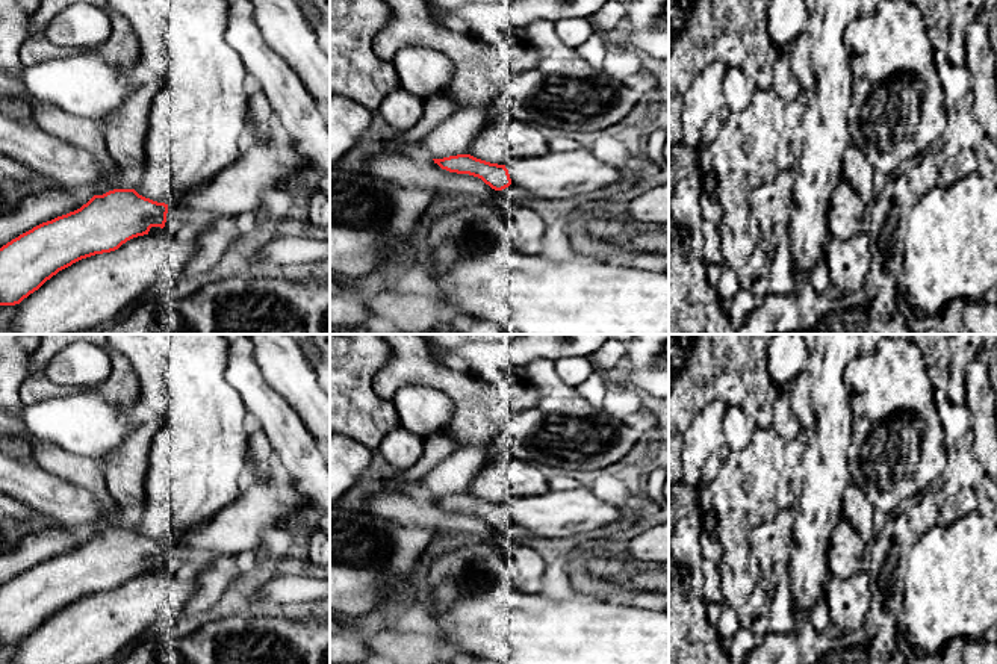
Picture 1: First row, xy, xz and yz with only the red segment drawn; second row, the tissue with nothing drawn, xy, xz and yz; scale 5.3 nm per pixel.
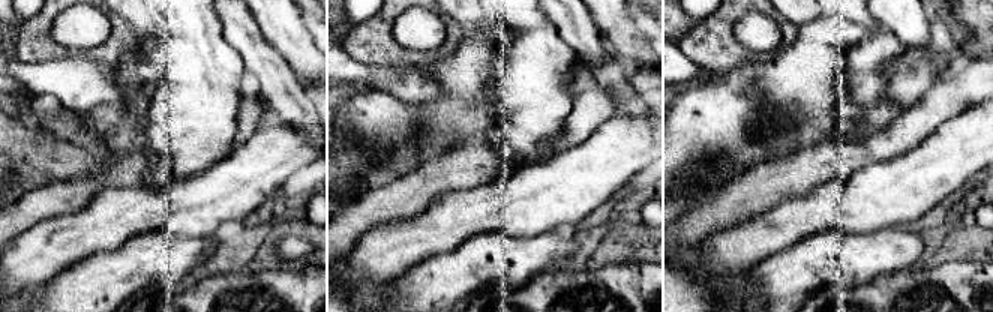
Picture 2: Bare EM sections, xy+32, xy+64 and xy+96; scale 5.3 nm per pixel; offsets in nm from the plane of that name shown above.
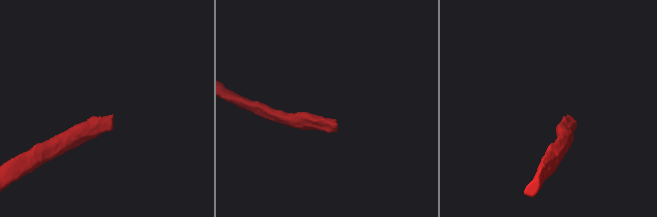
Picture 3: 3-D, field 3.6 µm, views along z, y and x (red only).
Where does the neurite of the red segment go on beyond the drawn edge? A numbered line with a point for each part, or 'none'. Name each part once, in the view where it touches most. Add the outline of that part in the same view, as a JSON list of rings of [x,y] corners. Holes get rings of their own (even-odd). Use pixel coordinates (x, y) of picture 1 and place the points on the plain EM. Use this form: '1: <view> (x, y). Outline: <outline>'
1: xy (235, 530). Outline: [[[278,466],[268,478],[253,479],[216,514],[169,535],[165,570],[195,579],[221,557],[257,552],[260,534],[306,505],[295,481]]]

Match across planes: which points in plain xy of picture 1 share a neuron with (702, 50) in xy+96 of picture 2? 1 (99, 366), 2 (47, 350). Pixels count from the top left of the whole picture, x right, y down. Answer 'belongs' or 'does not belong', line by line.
1: does not belong
2: belongs

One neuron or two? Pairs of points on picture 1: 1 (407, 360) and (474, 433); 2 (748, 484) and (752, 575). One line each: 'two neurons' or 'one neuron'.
1: one neuron
2: one neuron

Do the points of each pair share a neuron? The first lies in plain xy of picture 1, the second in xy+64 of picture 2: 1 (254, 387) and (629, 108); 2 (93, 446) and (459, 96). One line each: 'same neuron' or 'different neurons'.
1: same neuron
2: different neurons

